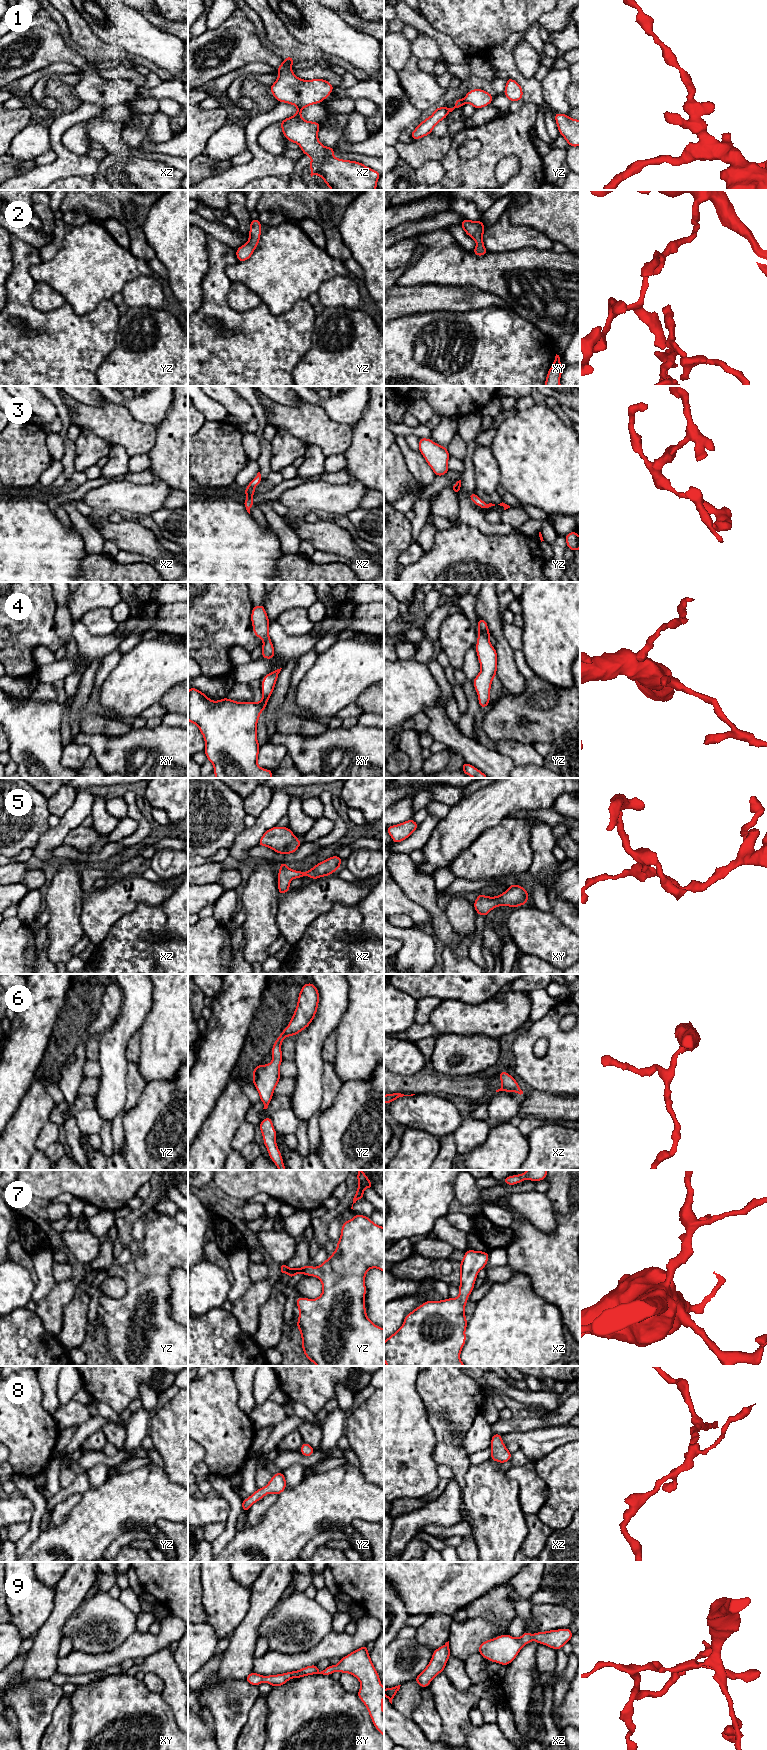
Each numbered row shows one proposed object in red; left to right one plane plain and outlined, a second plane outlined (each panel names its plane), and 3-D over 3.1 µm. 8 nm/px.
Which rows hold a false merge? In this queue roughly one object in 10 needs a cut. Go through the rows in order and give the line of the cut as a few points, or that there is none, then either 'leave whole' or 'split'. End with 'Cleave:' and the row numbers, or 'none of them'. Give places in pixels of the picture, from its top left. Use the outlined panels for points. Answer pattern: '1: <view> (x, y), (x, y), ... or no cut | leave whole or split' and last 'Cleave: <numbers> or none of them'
1: no cut | leave whole
2: no cut | leave whole
3: no cut | leave whole
4: no cut | leave whole
5: no cut | leave whole
6: no cut | leave whole
7: no cut | leave whole
8: no cut | leave whole
9: no cut | leave whole
Cleave: none of them

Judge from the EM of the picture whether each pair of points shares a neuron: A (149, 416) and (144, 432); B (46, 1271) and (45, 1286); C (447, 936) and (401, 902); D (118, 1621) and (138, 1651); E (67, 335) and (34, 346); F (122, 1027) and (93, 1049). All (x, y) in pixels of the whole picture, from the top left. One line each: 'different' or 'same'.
A: different
B: same
C: different
D: different
E: same
F: different

